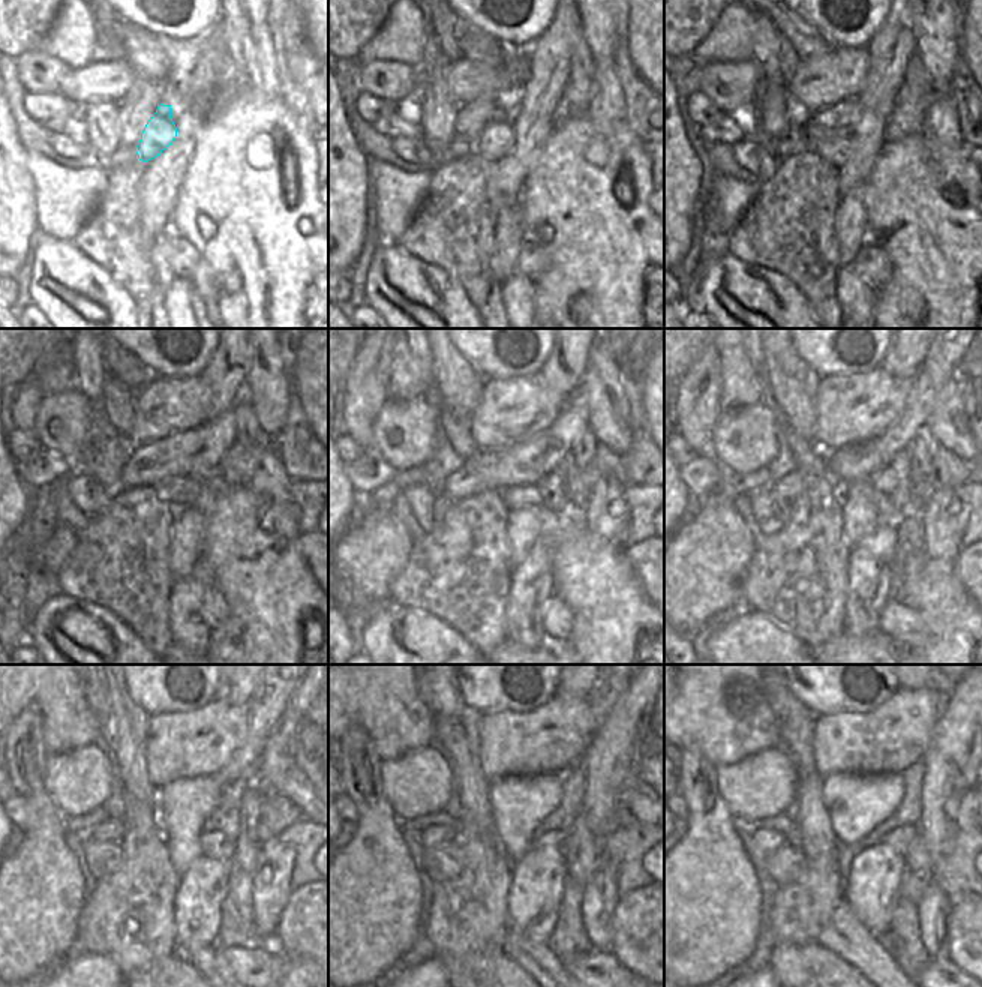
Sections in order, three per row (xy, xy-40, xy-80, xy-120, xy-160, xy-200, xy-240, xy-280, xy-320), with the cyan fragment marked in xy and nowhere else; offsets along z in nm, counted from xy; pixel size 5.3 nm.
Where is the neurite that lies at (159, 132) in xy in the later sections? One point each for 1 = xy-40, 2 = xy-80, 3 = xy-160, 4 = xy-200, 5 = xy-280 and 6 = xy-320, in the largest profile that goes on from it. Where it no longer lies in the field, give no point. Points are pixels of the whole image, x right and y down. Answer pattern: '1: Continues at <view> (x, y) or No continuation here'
1: Continues at xy-40 (496, 140)
2: Continues at xy-80 (834, 146)
3: Continues at xy-160 (528, 497)
4: Continues at xy-200 (882, 504)
5: Continues at xy-280 (555, 839)
6: Continues at xy-320 (900, 839).

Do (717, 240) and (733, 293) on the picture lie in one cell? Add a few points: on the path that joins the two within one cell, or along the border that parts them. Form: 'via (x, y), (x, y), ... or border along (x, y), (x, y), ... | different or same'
border along (727, 251), (712, 255), (705, 261) | different

